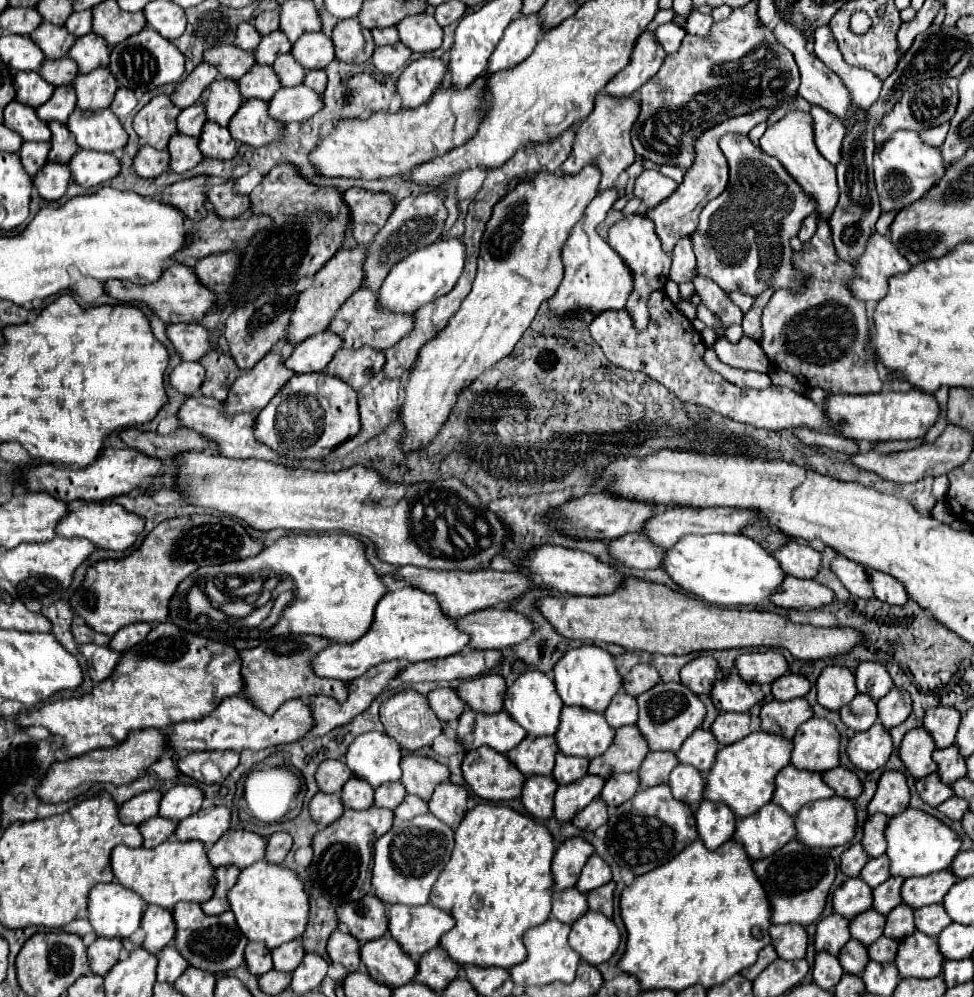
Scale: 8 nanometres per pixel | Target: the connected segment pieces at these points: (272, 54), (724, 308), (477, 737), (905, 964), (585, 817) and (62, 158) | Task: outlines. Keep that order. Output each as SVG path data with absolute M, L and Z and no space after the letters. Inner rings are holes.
M273 31L273 33L269 33L267 37L261 39L261 43L253 51L253 55L255 55L255 63L271 65L277 55L289 53L289 51L291 51L289 39L285 39L285 35L281 35L281 31Z
M699 275L699 277L693 281L693 285L695 285L695 291L697 291L697 295L701 297L703 305L705 305L707 309L711 309L711 311L719 317L723 329L727 329L727 327L733 325L733 323L741 323L741 319L743 319L741 309L729 299L729 295L727 295L715 281Z
M465 707L463 715L459 717L457 735L465 751L487 745L499 753L507 753L513 747L517 747L527 733L519 723L509 719L505 711L487 715ZM473 723L475 723L475 729L471 729Z
M921 931L905 937L897 947L895 967L901 977L937 977L941 973L941 963L943 959L937 951L937 941L933 937L921 935Z
M595 799L583 811L579 811L571 823L581 831L595 831L607 823L607 805L601 803L601 799Z
M57 121L47 123L51 129L51 151L49 151L49 161L55 163L69 163L69 159L75 155L79 149L73 143L73 137L69 135L69 129Z

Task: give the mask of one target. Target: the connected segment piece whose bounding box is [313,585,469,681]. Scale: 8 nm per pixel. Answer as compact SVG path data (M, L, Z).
M405 585L397 591L389 591L387 595L383 595L383 599L377 603L373 625L359 641L347 645L333 643L331 649L325 649L317 655L317 659L313 661L313 669L321 677L351 681L383 661L405 659L409 663L419 663L429 659L441 659L463 651L467 645L469 635L457 627L455 619L441 611L435 595Z

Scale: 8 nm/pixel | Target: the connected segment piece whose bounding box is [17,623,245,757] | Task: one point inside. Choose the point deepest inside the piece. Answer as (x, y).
(175, 675)

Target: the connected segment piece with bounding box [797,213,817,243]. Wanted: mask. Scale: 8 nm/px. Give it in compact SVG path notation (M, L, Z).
M811 213L811 215L803 221L803 227L801 227L801 231L799 231L799 235L797 235L797 237L799 237L803 243L807 243L807 239L809 239L809 237L813 237L815 227L817 227L817 215L815 215L815 213Z

